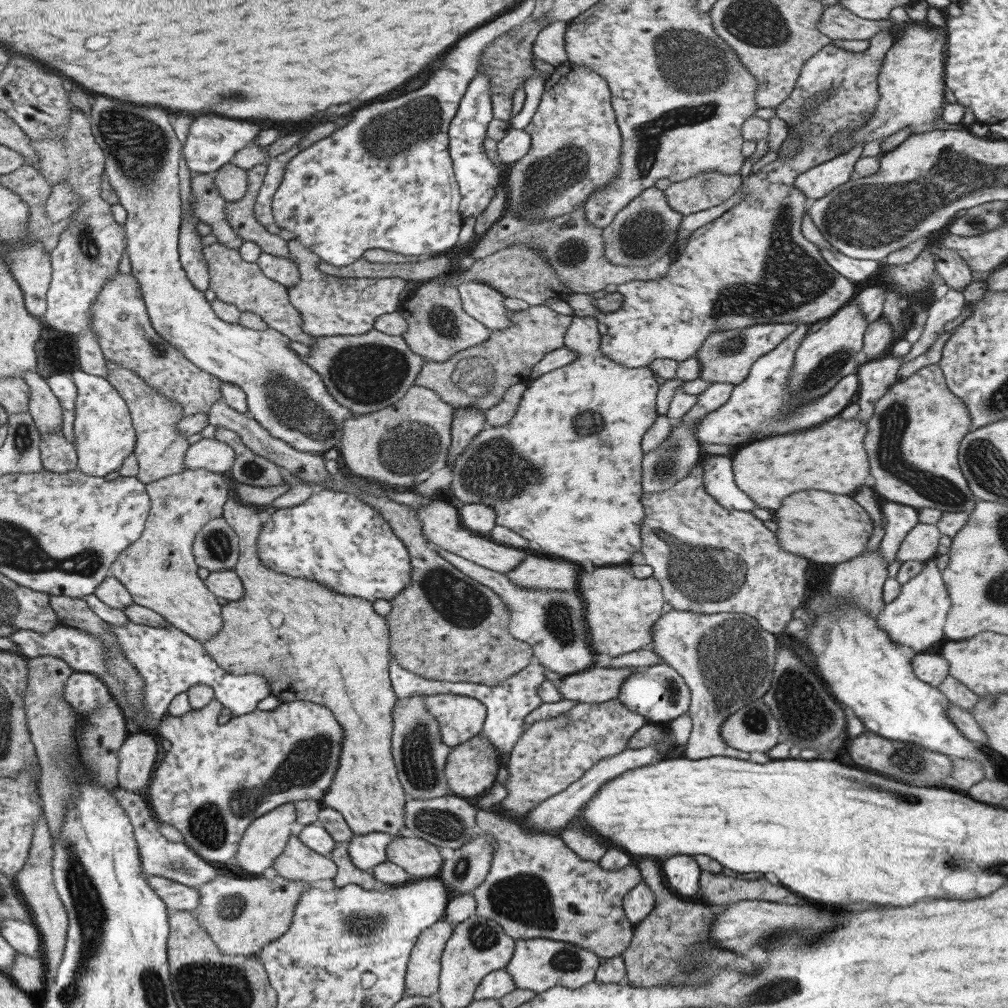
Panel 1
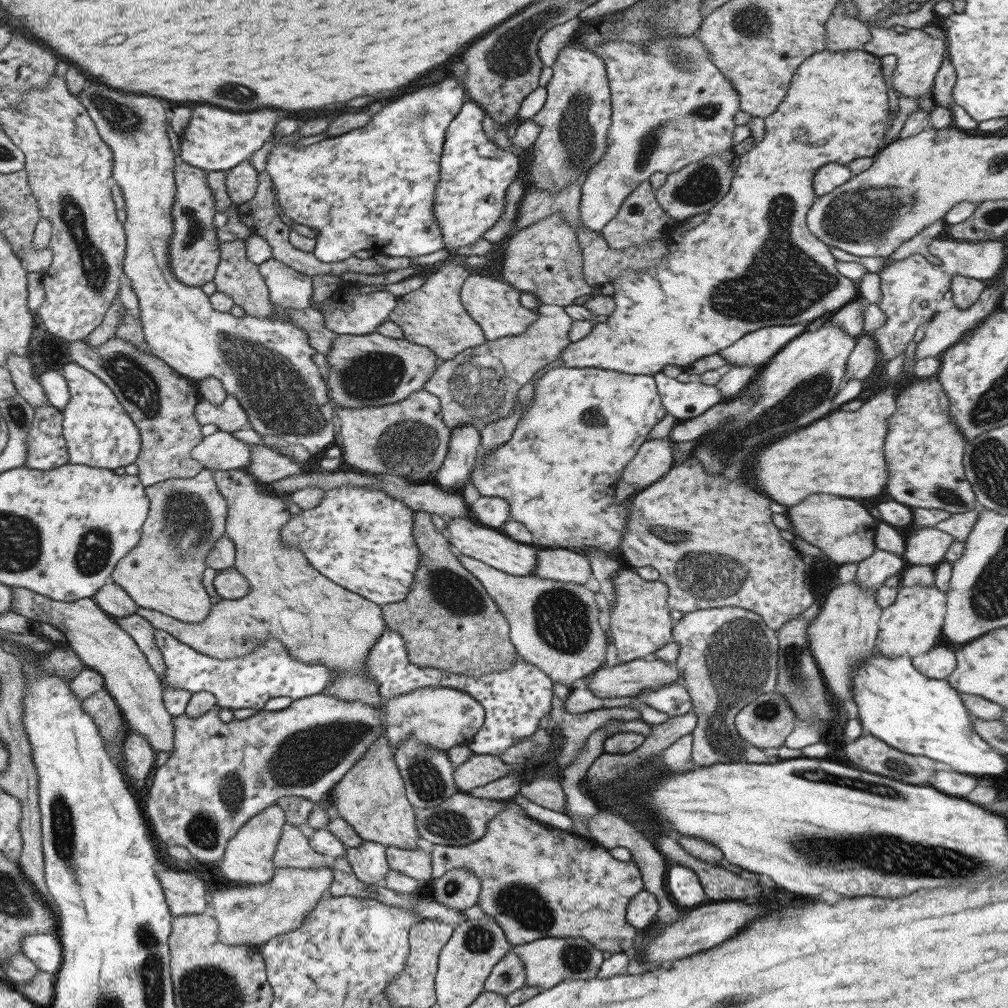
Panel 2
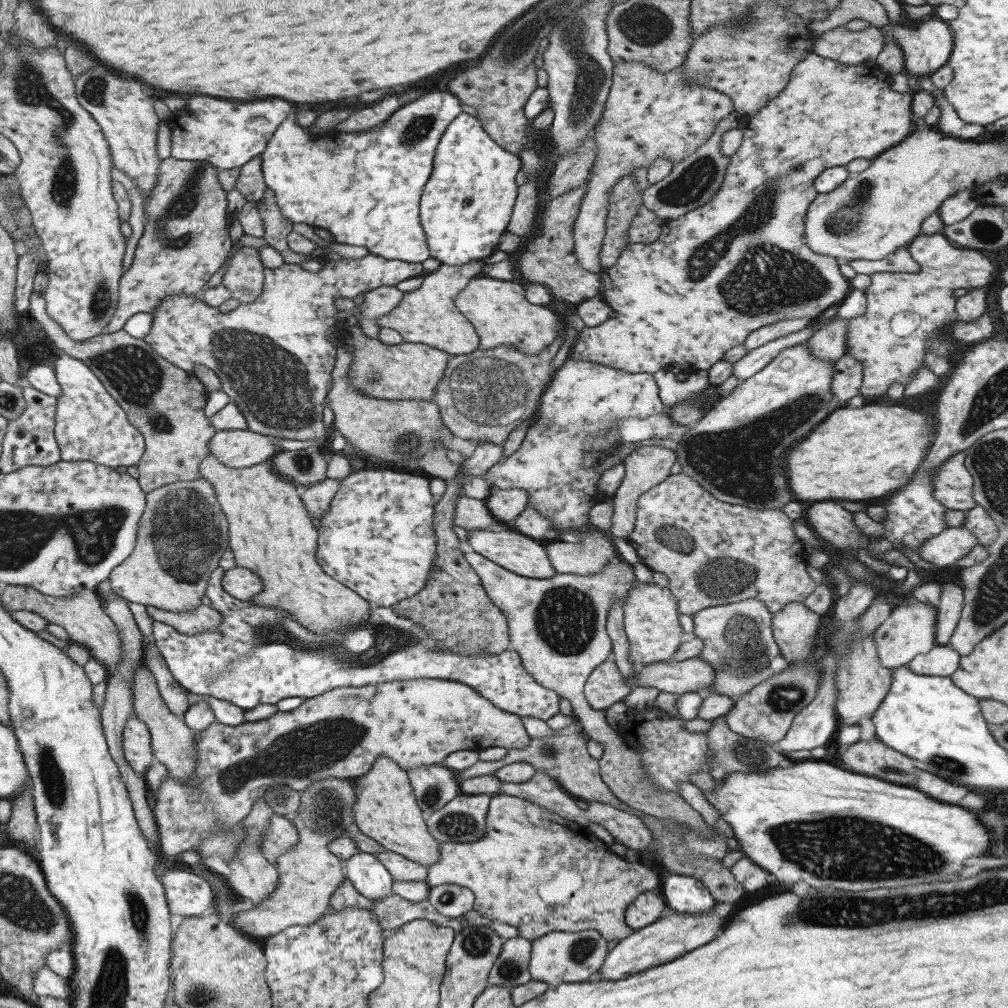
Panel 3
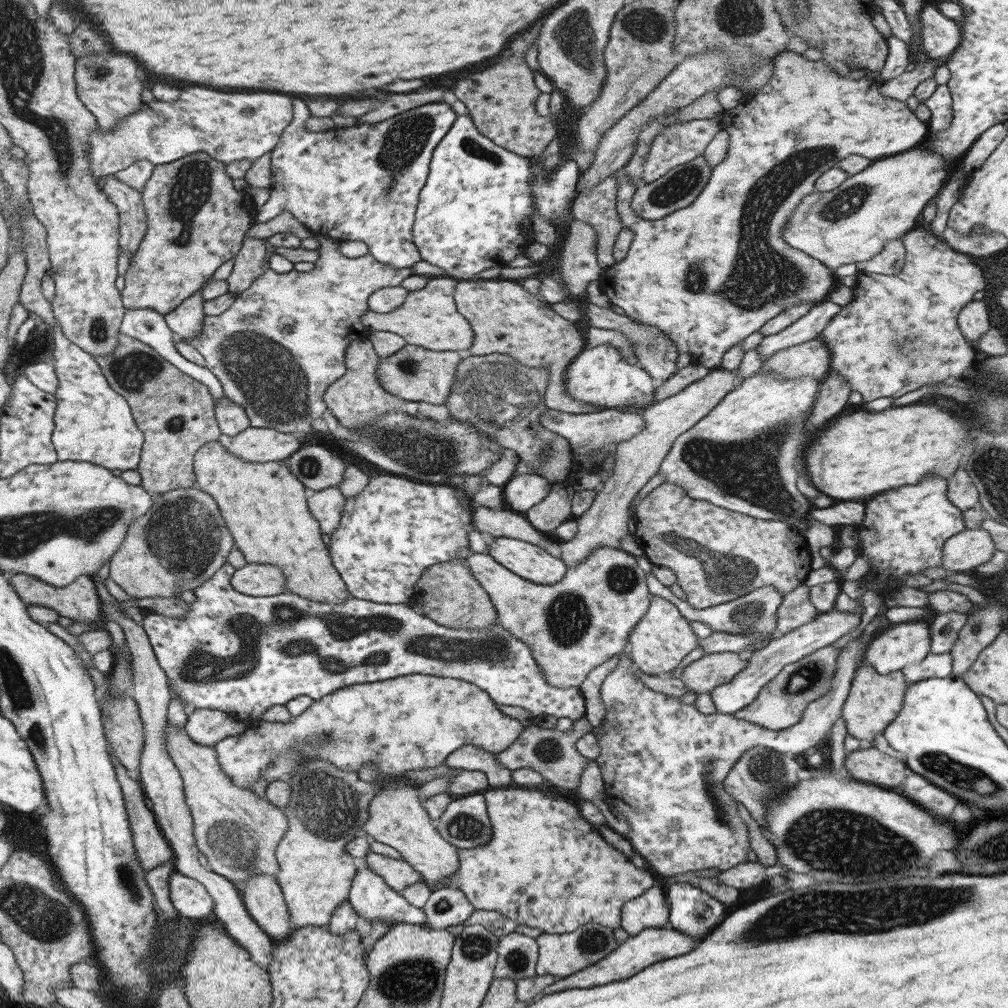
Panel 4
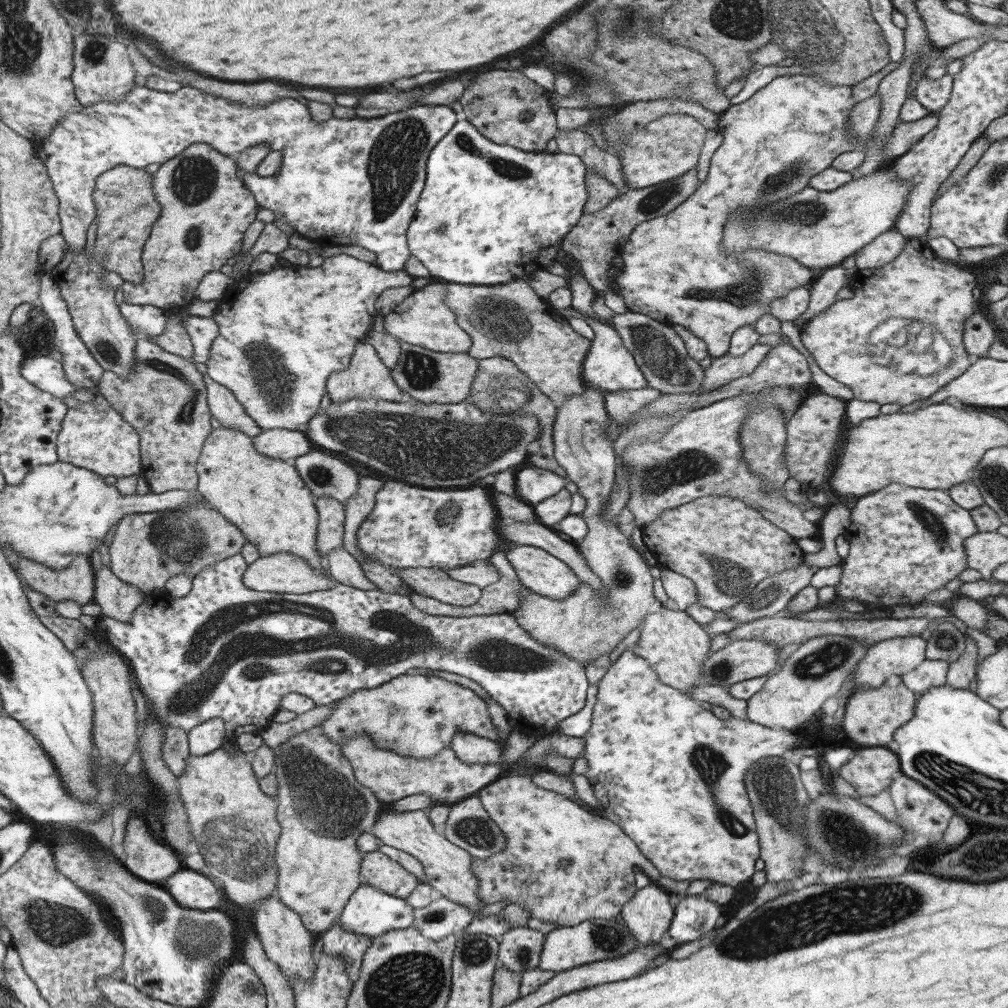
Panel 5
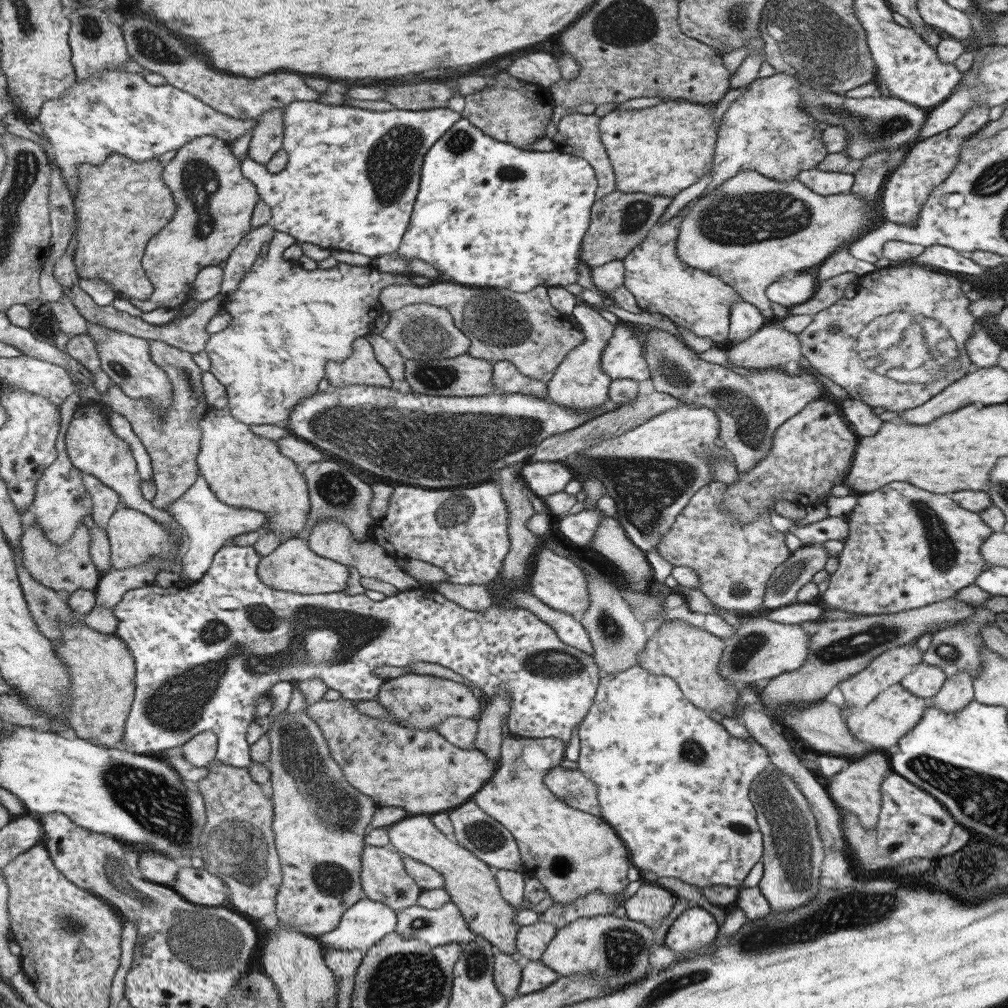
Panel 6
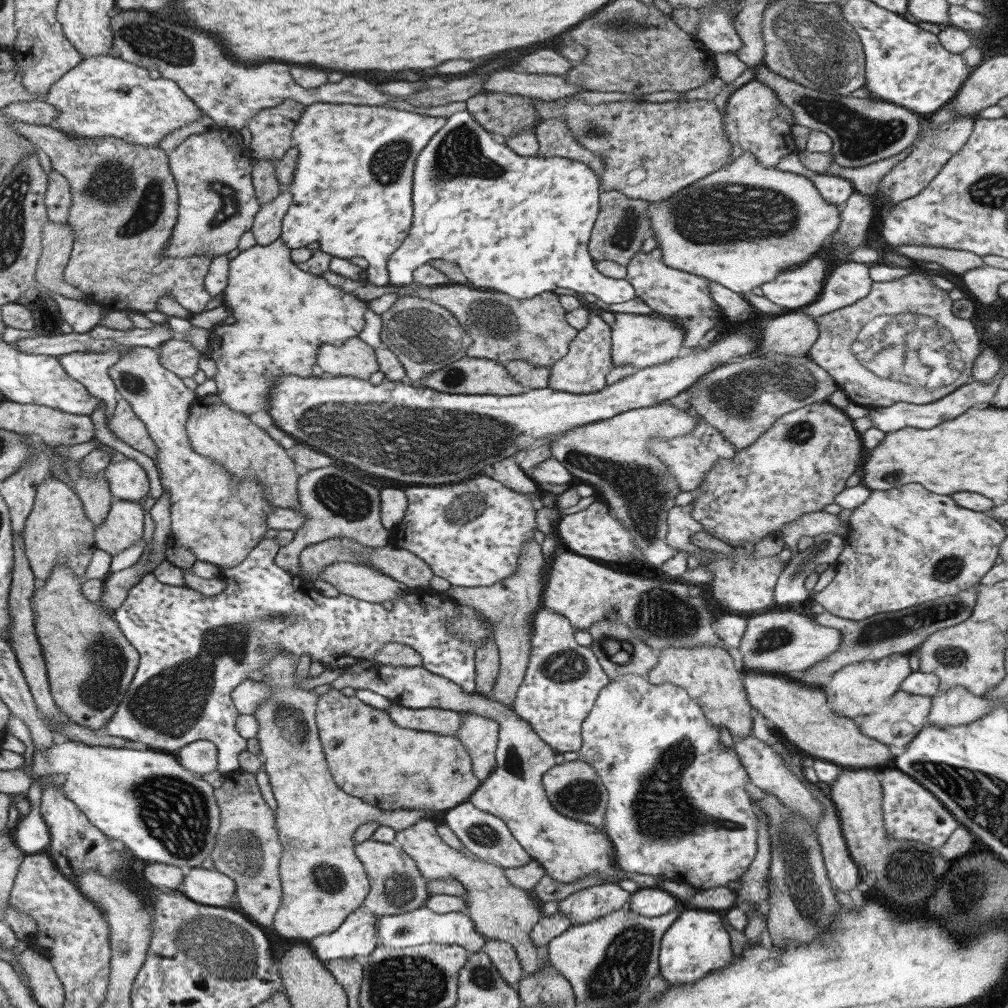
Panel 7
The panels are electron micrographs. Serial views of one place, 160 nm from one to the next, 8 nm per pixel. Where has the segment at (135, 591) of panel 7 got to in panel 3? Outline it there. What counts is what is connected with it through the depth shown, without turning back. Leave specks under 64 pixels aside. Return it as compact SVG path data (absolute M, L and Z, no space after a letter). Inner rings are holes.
M214 568L204 592L210 607L226 619L218 628L189 635L152 621L155 646L172 677L190 694L207 694L250 710L259 703L275 704L291 696L308 699L333 688L440 678L470 686L493 706L519 718L529 716L546 721L558 712L558 694L537 684L524 669L517 652L510 648L499 654L440 652L427 630L394 608L373 603L362 626L314 634L297 624L282 608L259 606L229 596L220 585L223 573L222 568Z

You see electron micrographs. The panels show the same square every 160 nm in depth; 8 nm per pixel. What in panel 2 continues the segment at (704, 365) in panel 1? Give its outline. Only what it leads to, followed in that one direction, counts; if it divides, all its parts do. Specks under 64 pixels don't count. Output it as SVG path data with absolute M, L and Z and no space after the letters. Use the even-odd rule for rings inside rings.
M807 323L791 326L775 326L759 328L741 336L716 353L724 358L726 367L732 366L763 366L770 358L789 341L806 331Z

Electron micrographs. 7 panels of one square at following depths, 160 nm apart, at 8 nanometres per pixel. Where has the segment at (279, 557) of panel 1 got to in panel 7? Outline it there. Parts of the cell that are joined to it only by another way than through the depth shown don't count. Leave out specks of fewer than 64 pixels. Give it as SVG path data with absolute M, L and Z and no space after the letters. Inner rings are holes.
M485 475L461 483L413 486L407 488L404 495L408 505L399 524L390 531L389 546L412 552L435 576L444 578L450 586L465 588L491 586L516 571L520 548L533 540L534 518L541 502L545 500L542 494L513 492Z

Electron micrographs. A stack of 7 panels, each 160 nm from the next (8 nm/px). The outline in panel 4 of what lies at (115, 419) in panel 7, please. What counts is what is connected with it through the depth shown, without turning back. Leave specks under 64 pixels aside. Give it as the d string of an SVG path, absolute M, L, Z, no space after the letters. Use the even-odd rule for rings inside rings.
M120 333L112 354L95 355L93 360L108 385L125 400L135 426L143 435L140 459L135 468L140 476L140 487L156 495L195 486L193 457L198 448L218 440L221 434L207 387L183 374L150 346Z

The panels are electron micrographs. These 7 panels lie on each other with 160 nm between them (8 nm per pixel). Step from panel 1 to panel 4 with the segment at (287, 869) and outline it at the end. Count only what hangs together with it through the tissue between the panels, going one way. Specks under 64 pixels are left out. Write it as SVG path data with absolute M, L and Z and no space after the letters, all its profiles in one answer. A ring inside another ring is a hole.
M167 722L164 738L165 753L180 775L185 805L193 819L194 843L208 861L203 869L225 877L238 892L250 876L274 876L278 870L274 852L288 829L279 808L256 797L251 788L235 787L219 769L214 748L191 742L184 728Z

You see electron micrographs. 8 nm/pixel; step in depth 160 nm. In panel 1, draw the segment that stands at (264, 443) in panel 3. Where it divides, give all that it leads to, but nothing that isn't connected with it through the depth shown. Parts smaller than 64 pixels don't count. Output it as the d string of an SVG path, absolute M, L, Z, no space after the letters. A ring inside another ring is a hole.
M201 438L185 449L181 463L185 469L203 468L209 472L227 475L233 464L233 457L233 449L224 442L214 438Z

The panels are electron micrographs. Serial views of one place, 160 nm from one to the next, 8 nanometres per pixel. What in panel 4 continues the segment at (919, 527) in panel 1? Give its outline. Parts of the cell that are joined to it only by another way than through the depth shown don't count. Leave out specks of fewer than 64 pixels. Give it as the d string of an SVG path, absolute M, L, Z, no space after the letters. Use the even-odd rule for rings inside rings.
M979 528L962 530L943 541L941 567L964 573L989 560L995 552L988 532Z

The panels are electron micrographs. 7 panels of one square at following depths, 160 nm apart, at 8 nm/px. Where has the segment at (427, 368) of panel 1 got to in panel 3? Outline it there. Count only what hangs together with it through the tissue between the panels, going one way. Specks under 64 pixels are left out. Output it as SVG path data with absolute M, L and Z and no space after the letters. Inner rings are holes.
M562 327L557 338L534 355L507 345L452 355L433 394L445 430L451 436L469 441L489 441L501 445L511 428L525 419L533 422L541 395L555 372L550 362L564 340Z

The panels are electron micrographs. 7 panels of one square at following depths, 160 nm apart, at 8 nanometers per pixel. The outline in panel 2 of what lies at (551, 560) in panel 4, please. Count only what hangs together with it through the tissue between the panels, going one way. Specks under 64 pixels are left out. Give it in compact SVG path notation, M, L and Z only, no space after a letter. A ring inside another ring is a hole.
M445 517L444 529L449 534L447 541L449 541L453 551L479 560L491 568L505 572L505 574L513 576L533 575L532 570L536 565L538 547L517 543L497 529L487 528L465 517Z

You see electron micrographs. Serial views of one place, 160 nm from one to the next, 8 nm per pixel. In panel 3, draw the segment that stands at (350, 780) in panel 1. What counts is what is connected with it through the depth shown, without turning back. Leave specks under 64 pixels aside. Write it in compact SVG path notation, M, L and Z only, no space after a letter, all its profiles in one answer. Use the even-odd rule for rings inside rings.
M212 455L203 457L199 463L199 476L211 483L216 501L228 524L228 549L232 552L235 567L253 572L261 580L261 590L250 598L250 602L268 608L282 608L303 628L314 634L330 630L346 630L362 626L368 618L370 603L355 594L350 588L327 576L315 560L317 548L316 521L305 510L295 485L277 475L267 461L247 468L229 468ZM200 604L193 610L186 612L169 612L153 606L146 606L146 613L163 624L169 625L181 634L201 634L204 630L218 628L218 624L225 618L222 618L219 611L210 606ZM383 756L373 762L373 768L365 772L365 775L353 778L353 782L355 830L368 836L385 850L393 851L427 868L437 862L439 842L428 833L405 771Z

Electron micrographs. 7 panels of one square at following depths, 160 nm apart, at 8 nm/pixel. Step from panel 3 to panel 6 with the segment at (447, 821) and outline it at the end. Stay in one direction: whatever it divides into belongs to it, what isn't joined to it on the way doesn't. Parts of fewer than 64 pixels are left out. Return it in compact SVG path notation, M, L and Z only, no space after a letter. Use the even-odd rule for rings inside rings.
M471 800L451 809L448 820L452 824L455 842L472 852L481 862L494 870L523 873L521 858L512 834L502 824L484 814Z

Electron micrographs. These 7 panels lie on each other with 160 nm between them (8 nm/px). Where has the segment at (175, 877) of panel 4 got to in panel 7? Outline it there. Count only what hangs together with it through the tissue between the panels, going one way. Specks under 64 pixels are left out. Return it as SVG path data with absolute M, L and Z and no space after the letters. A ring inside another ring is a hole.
M193 867L183 876L183 894L197 904L213 904L215 907L232 908L235 883L216 869Z

